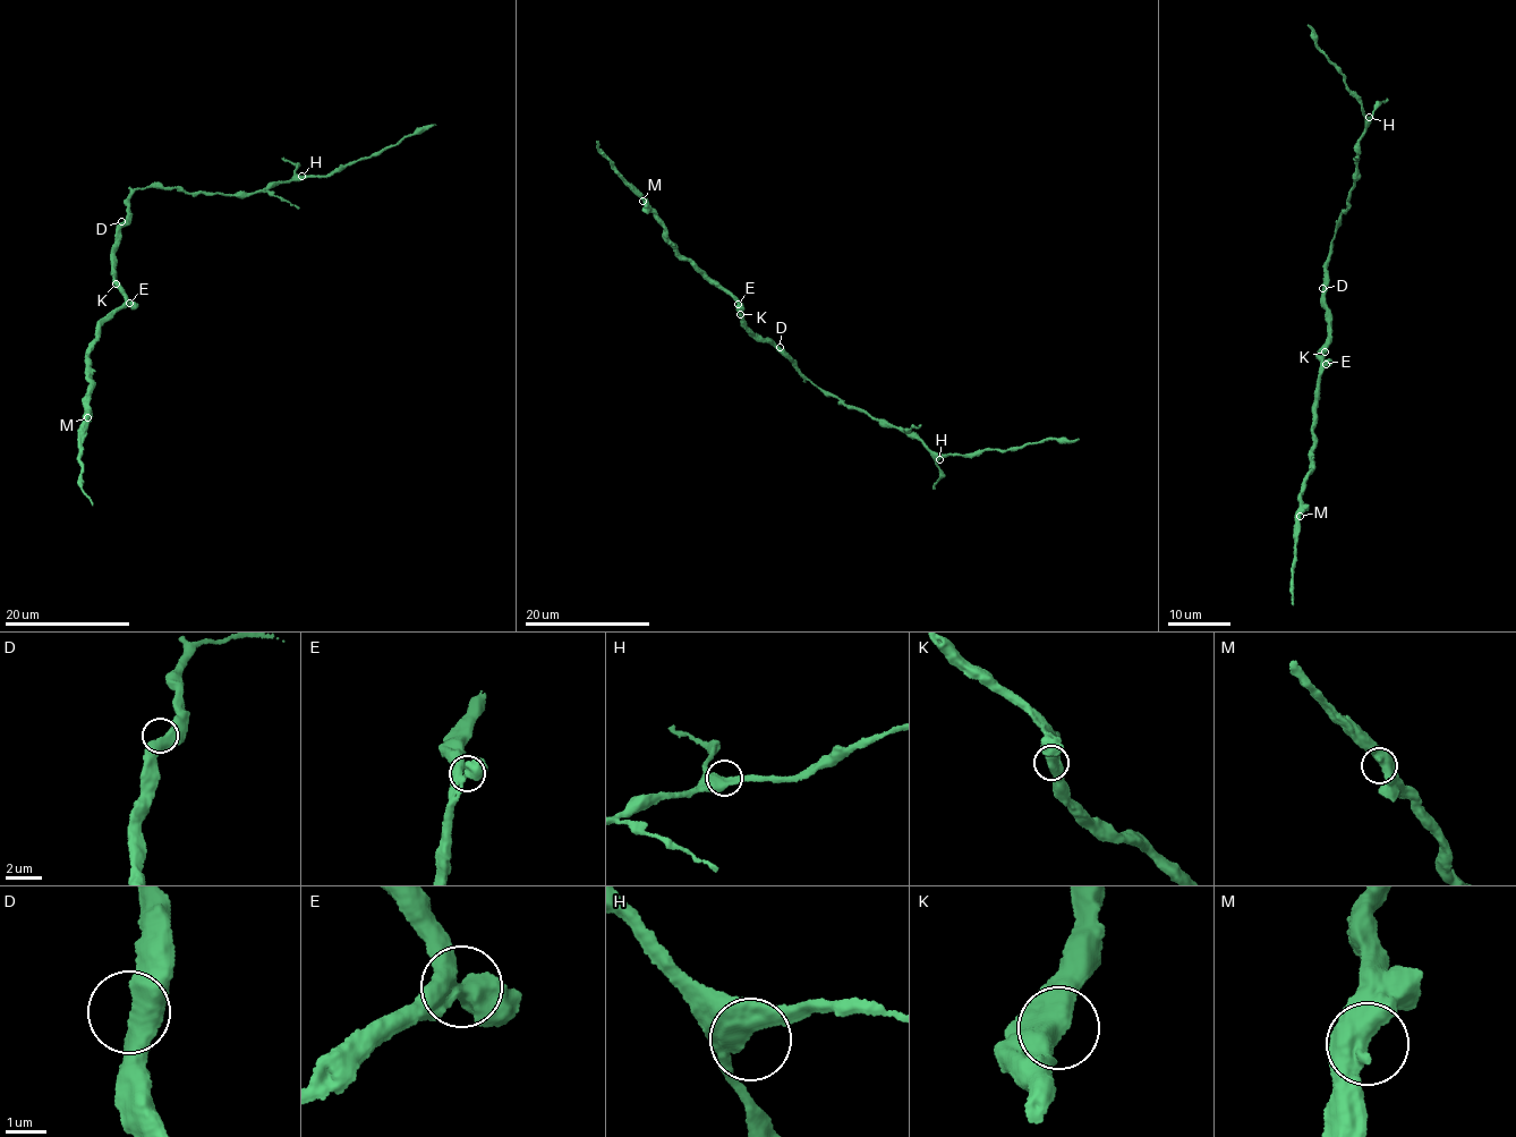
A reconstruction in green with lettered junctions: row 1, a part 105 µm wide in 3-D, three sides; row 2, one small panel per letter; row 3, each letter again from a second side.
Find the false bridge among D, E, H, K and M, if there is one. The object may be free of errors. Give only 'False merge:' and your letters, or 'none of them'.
False merge: none of them

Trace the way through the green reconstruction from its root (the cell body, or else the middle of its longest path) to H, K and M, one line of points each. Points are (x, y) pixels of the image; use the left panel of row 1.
H: (124, 226), (127, 197), (137, 188), (158, 186), (245, 195), (301, 176)
K: (124, 226), (115, 252), (116, 283)
M: (124, 226), (115, 252), (115, 278), (125, 308), (101, 320), (99, 339), (88, 354), (86, 417)

